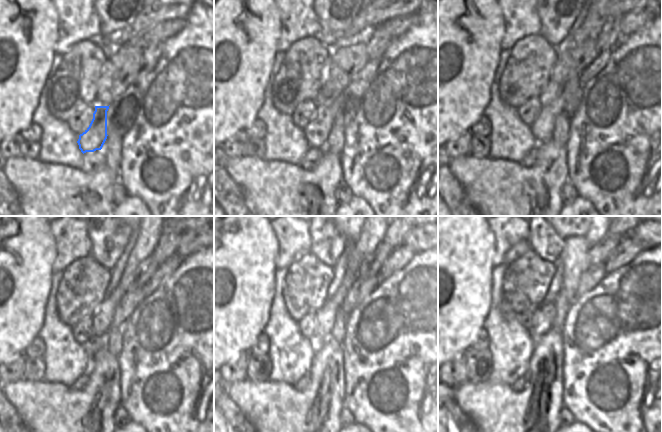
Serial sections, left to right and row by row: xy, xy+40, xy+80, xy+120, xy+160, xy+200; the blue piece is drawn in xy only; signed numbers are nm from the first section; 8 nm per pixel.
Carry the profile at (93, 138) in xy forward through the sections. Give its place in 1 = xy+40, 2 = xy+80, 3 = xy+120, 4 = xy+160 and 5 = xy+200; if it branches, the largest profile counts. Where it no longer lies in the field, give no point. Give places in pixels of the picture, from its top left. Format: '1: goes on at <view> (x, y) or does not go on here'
1: goes on at xy+40 (317, 131)
2: goes on at xy+80 (543, 127)
3: goes on at xy+120 (131, 298)
4: goes on at xy+160 (362, 287)
5: goes on at xy+200 (589, 279)

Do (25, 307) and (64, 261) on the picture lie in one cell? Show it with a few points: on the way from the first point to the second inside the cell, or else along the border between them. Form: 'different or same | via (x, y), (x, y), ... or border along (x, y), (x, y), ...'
different | border along (56, 248), (52, 271)

